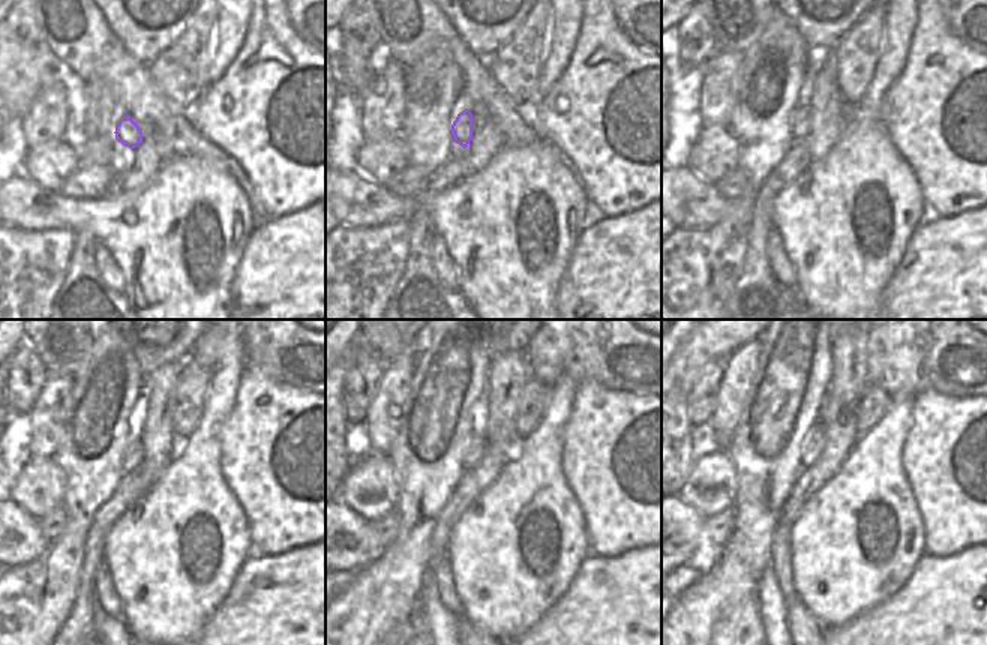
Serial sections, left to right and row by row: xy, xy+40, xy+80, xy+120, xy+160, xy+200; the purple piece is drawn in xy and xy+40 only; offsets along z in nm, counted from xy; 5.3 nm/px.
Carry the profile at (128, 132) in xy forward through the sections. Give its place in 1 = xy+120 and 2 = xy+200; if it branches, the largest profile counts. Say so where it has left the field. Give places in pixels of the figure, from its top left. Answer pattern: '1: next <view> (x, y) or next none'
1: next xy+120 (132, 456)
2: next xy+200 (812, 447)

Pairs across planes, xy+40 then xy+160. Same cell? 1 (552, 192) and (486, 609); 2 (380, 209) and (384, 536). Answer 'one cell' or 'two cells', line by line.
1: one cell
2: two cells

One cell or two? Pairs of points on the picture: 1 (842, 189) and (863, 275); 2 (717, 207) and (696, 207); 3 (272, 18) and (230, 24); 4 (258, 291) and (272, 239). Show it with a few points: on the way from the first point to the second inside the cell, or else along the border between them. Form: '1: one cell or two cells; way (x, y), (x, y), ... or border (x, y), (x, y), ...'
1: one cell; way (845, 210), (845, 254)
2: one cell; way (713, 207), (701, 207)
3: two cells; border (251, 15), (245, 38), (234, 54)
4: one cell; way (272, 278), (272, 252)

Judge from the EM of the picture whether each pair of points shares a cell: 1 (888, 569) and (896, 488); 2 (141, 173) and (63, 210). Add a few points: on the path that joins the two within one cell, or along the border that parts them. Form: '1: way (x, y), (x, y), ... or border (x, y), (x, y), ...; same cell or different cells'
1: way (888, 549), (888, 531), (897, 522), (896, 507); same cell
2: border (152, 177), (137, 189), (117, 188); different cells

